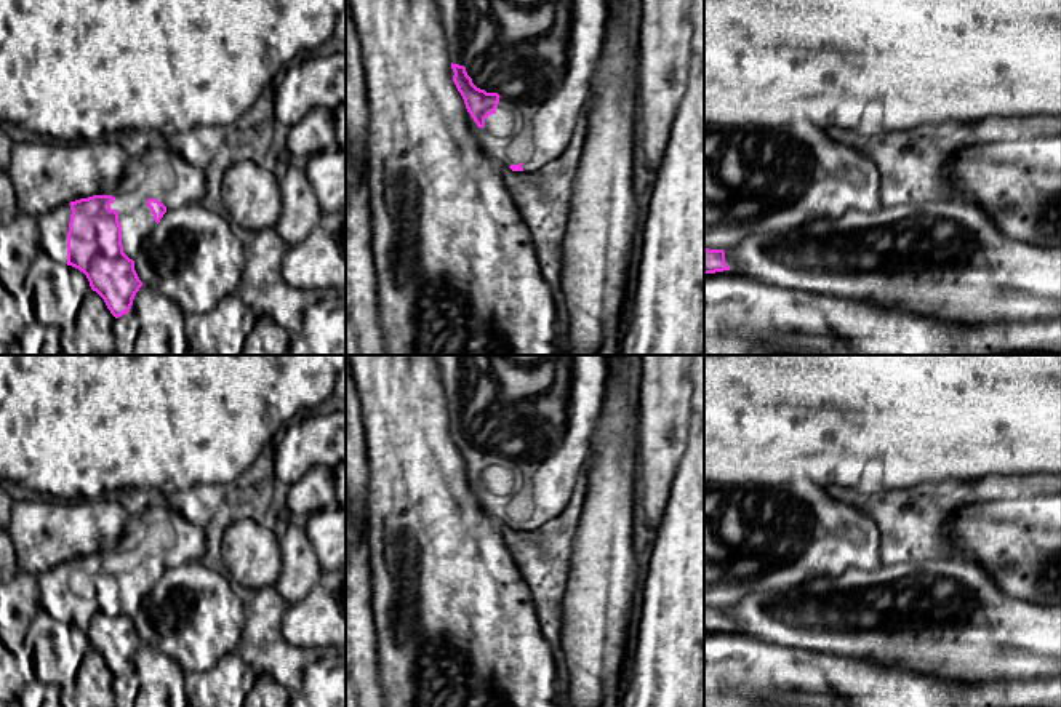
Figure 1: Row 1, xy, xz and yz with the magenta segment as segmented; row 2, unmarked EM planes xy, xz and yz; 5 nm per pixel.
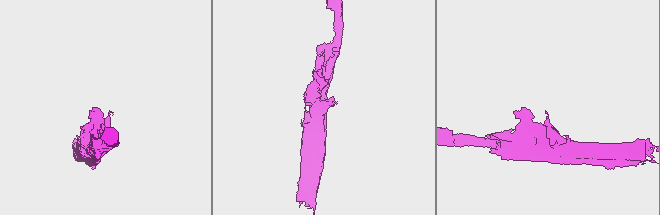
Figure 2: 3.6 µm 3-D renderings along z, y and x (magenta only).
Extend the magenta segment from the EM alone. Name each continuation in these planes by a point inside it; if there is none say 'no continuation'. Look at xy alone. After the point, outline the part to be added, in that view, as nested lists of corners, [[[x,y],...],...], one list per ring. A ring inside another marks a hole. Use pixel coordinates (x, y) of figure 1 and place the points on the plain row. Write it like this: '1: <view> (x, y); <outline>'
no continuation

